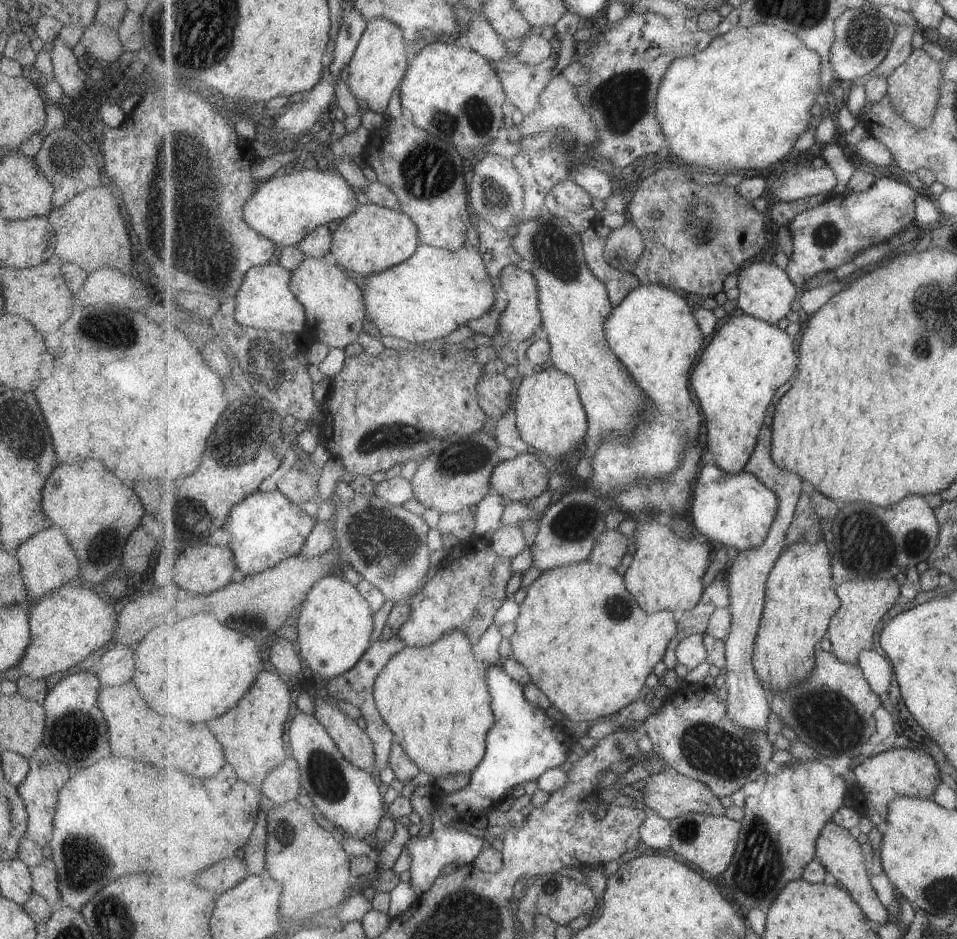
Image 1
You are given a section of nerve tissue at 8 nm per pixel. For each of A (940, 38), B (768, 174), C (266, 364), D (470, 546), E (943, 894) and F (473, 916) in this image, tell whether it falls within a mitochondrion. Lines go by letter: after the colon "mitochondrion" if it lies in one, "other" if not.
A: other
B: other
C: mitochondrion
D: other
E: mitochondrion
F: mitochondrion

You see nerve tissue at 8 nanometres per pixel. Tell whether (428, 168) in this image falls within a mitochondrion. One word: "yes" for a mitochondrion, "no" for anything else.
yes

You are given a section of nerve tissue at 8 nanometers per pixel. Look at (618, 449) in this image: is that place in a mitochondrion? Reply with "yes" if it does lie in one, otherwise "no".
no

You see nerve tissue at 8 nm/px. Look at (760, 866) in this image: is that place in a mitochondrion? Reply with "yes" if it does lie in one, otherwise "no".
yes

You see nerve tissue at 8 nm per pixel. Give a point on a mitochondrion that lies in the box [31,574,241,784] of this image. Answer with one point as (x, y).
(76, 732)

